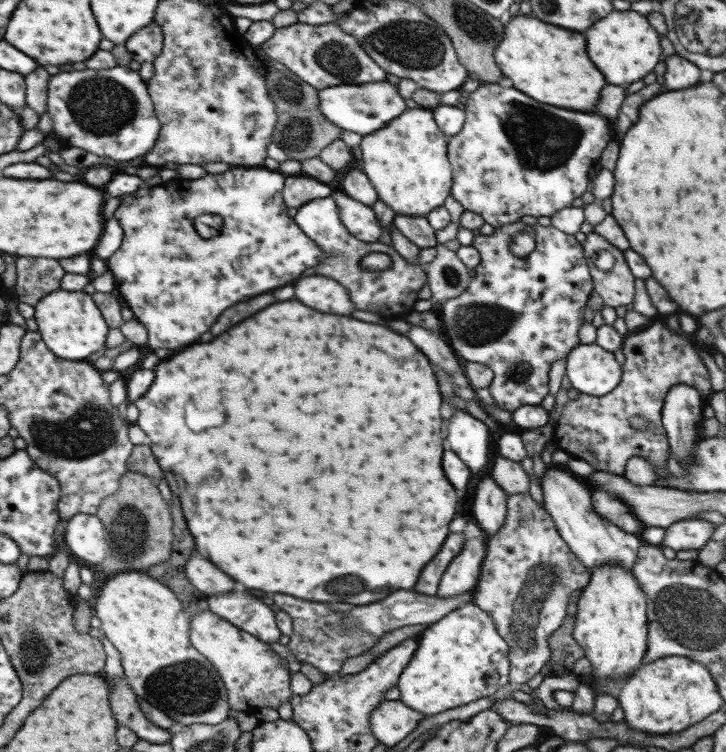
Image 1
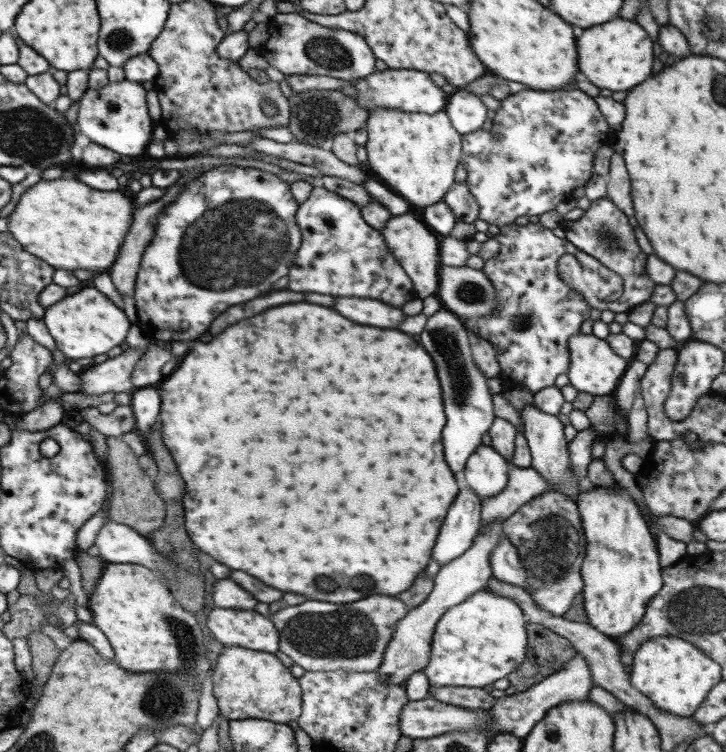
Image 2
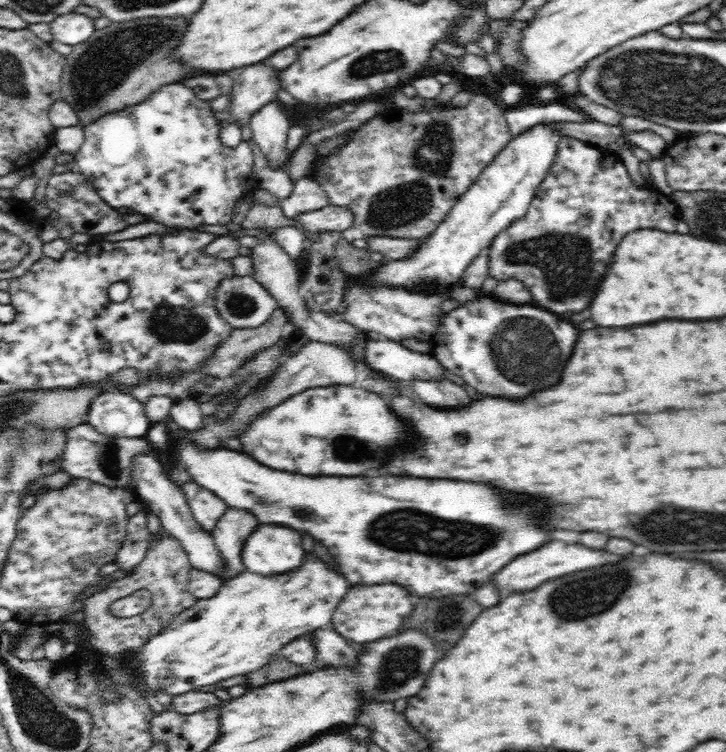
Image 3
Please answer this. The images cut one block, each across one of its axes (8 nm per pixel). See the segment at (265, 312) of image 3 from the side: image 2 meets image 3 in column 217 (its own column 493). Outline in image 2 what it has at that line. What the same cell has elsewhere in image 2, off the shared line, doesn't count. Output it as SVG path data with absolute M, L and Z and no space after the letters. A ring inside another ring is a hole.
M442 265L435 292L440 306L464 319L489 315L495 307L495 288L481 270Z

